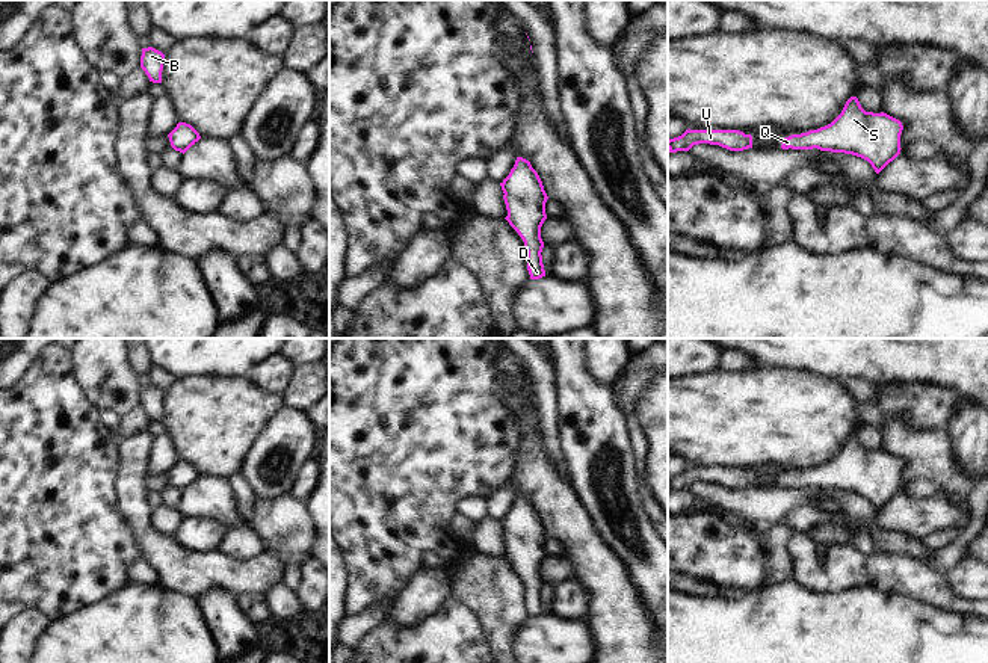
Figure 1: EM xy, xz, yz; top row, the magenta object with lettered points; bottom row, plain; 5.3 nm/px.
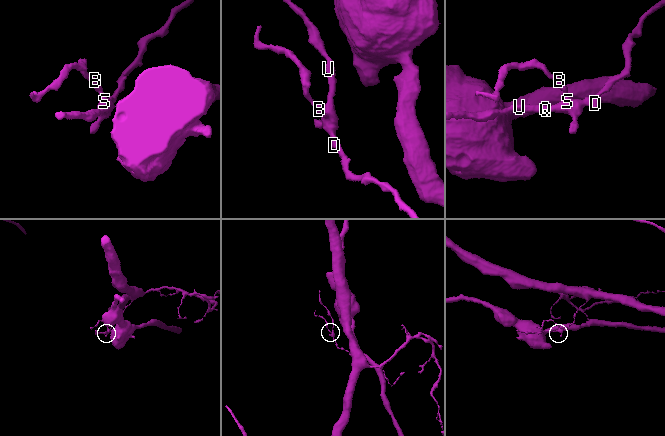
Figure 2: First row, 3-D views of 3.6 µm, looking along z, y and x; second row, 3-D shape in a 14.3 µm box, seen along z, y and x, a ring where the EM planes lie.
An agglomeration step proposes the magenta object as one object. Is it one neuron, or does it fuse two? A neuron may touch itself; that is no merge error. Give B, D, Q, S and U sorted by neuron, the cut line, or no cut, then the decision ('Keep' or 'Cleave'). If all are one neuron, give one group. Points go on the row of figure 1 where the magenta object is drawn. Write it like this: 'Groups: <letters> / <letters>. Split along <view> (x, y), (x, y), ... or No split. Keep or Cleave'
Groups: B D Q S U. No split. Keep.

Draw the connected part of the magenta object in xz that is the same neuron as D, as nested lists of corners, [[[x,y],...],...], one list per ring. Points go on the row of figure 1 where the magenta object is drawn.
[[[517,157],[514,168],[500,186],[508,210],[505,219],[524,242],[530,279],[539,279],[545,276],[541,227],[547,219],[545,202],[548,199],[542,181],[529,160]]]

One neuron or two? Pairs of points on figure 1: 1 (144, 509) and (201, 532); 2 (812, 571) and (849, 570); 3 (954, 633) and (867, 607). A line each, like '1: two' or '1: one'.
1: two
2: one
3: one

